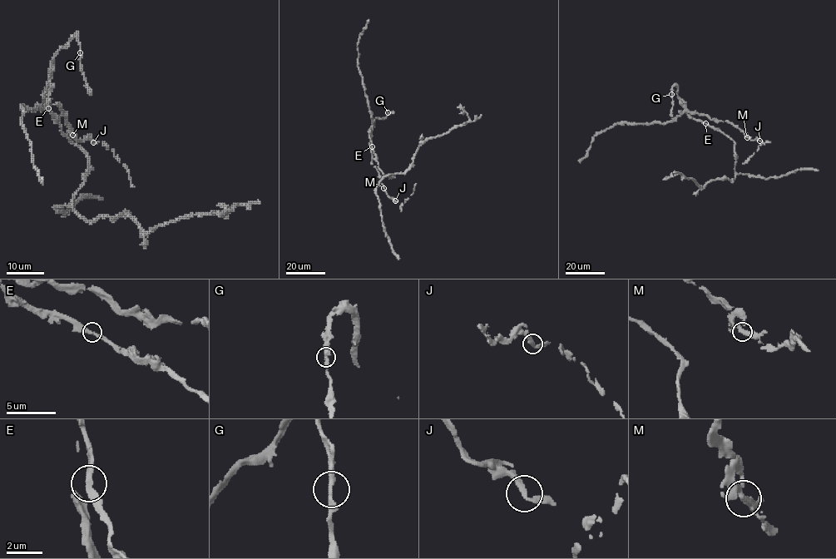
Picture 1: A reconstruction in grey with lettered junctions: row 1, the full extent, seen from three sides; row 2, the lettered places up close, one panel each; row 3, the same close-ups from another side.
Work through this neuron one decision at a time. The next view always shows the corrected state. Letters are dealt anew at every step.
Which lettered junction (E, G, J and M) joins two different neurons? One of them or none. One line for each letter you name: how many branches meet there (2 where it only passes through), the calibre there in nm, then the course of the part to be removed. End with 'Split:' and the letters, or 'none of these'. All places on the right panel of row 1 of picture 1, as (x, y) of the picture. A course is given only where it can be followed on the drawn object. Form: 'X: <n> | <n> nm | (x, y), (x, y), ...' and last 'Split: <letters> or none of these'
Split: none of these

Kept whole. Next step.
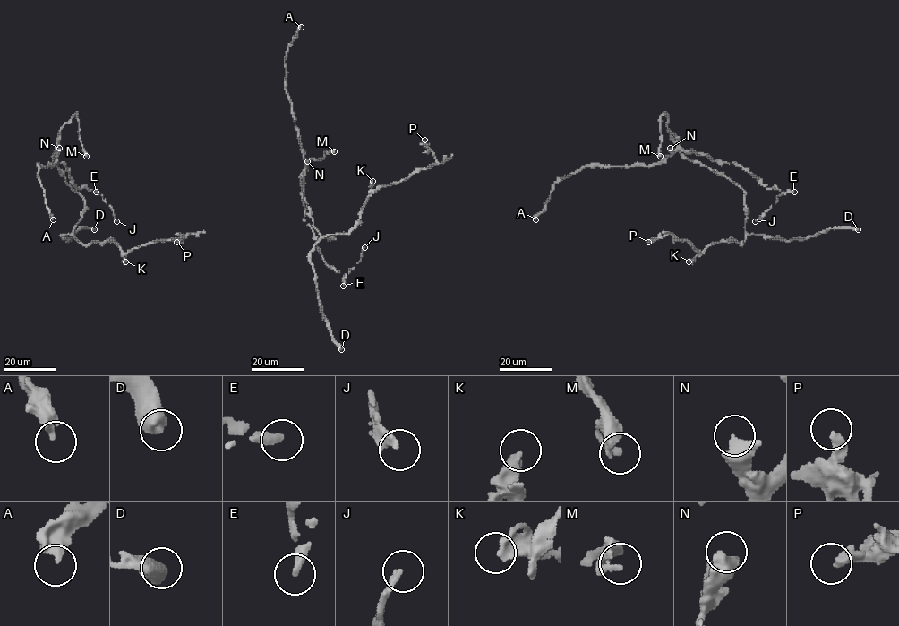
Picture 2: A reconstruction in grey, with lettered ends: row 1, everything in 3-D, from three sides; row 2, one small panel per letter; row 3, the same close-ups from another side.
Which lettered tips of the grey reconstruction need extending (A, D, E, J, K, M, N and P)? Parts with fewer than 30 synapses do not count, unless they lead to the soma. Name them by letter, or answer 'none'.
none

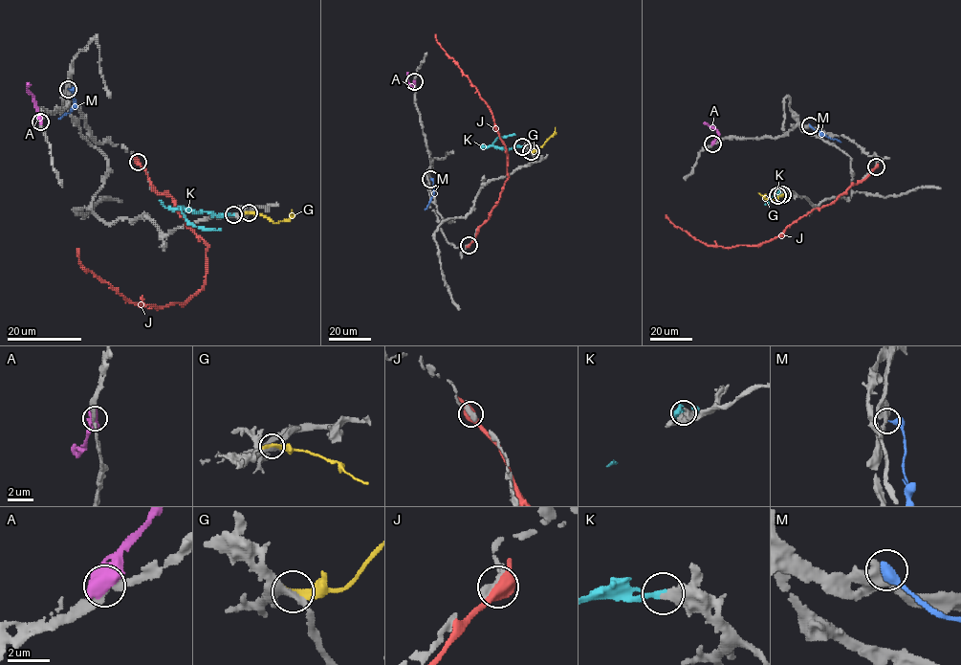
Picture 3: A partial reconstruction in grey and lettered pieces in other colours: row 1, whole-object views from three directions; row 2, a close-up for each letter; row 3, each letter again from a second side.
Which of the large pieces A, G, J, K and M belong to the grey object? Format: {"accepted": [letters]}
{"accepted": ["K"]}

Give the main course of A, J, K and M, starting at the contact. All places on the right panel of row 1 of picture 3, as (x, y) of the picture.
A: (712, 144), (717, 137), (717, 130), (703, 123)
J: (876, 166), (835, 200), (814, 209), (777, 236), (757, 245), (708, 245), (676, 227), (666, 215)
K: (777, 196), (780, 194), (776, 192), (765, 204)
M: (810, 125), (840, 142)

